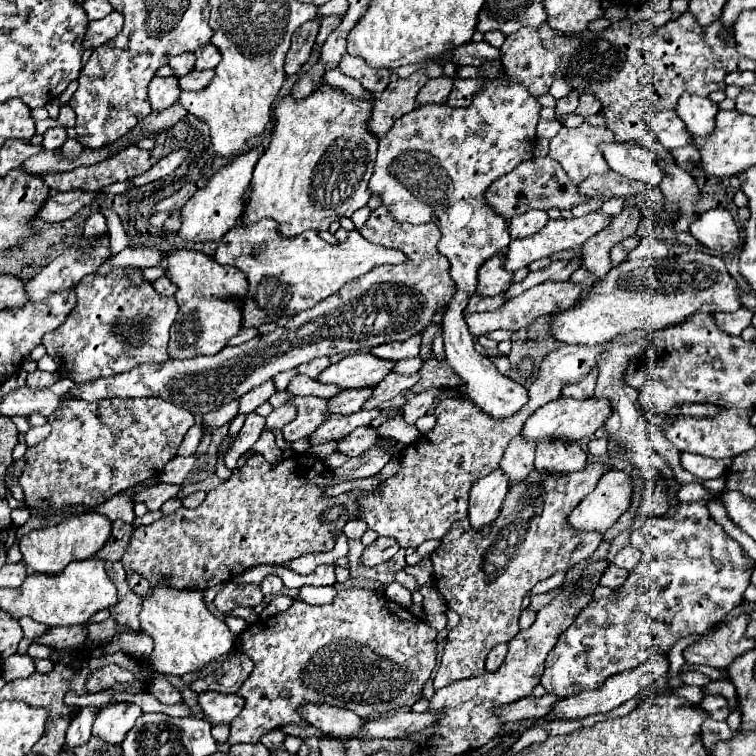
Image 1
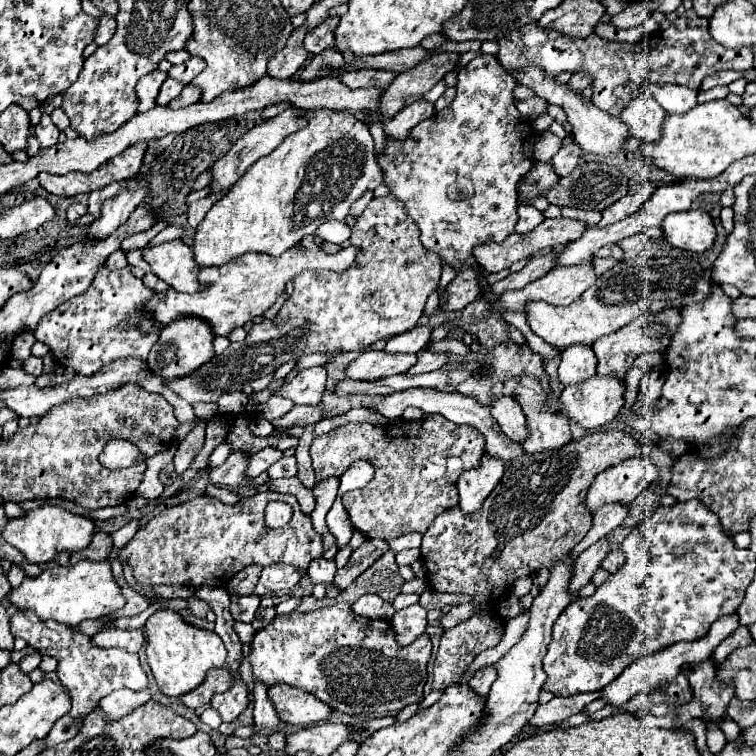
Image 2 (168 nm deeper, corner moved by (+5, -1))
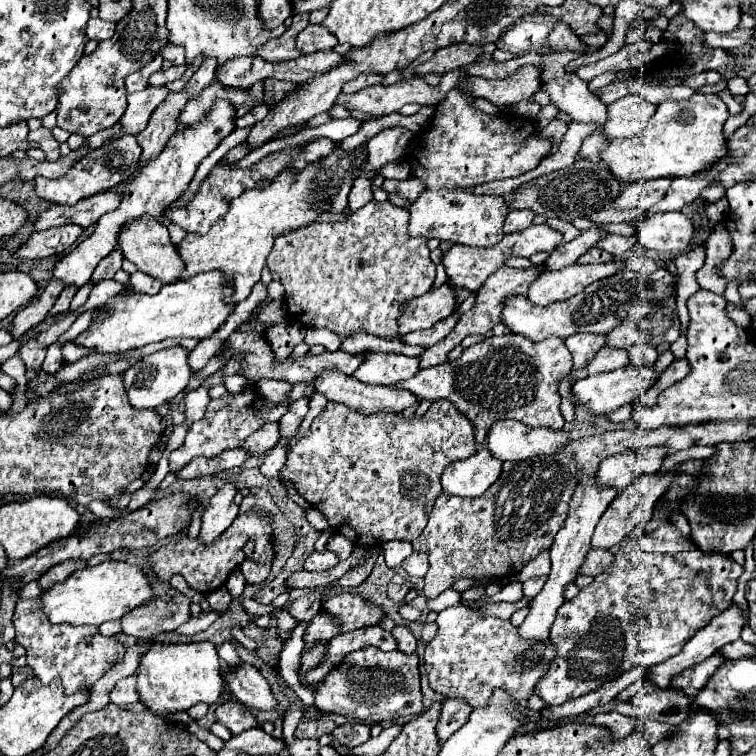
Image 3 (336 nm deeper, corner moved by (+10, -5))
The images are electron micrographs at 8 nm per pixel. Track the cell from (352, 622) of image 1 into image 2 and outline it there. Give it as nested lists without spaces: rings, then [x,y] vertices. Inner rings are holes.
[[[343,601],[343,603],[335,603],[331,607],[321,607],[317,611],[311,611],[311,613],[299,613],[299,611],[293,611],[289,615],[277,615],[265,629],[257,631],[253,641],[251,641],[251,671],[253,671],[253,677],[257,681],[261,681],[263,685],[271,687],[271,685],[279,685],[279,683],[287,683],[291,687],[299,687],[311,695],[315,695],[317,699],[321,701],[345,701],[345,713],[349,715],[363,715],[363,713],[395,713],[399,709],[403,709],[405,705],[409,703],[415,703],[419,699],[423,699],[423,685],[425,685],[425,677],[427,677],[427,661],[431,657],[431,637],[427,633],[419,635],[411,645],[403,647],[397,643],[395,639],[395,629],[391,625],[389,619],[367,619],[367,617],[361,617],[353,611],[351,603],[349,601]]]

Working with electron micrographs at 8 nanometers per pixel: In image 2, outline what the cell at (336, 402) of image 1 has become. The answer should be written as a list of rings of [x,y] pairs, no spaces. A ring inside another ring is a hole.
[[[295,405],[283,419],[277,419],[277,423],[273,423],[275,427],[291,427],[291,425],[313,425],[319,423],[323,419],[325,411],[323,405]]]

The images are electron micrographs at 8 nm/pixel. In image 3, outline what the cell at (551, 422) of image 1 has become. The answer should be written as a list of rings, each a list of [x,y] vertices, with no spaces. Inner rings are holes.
[[[628,363],[622,369],[616,371],[608,371],[608,373],[598,373],[586,379],[580,379],[574,383],[572,391],[574,395],[584,403],[584,407],[596,415],[608,415],[612,411],[616,411],[620,405],[624,403],[632,403],[636,401],[646,389],[650,389],[654,383],[658,381],[658,373],[654,369],[654,365],[646,365],[646,367],[636,367],[632,363]]]

